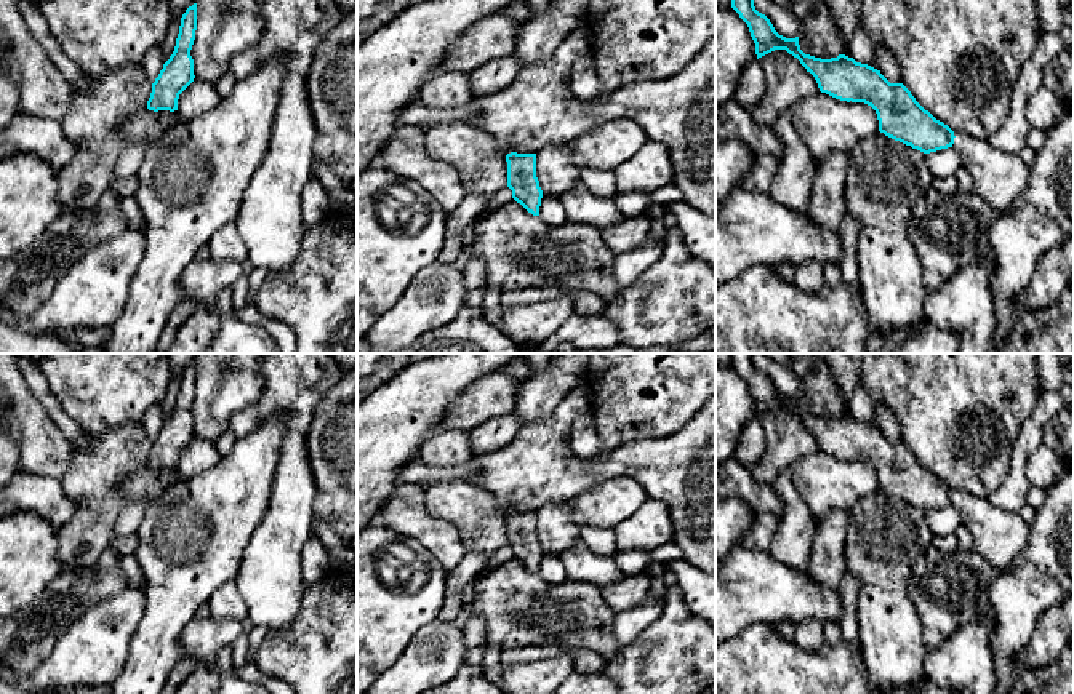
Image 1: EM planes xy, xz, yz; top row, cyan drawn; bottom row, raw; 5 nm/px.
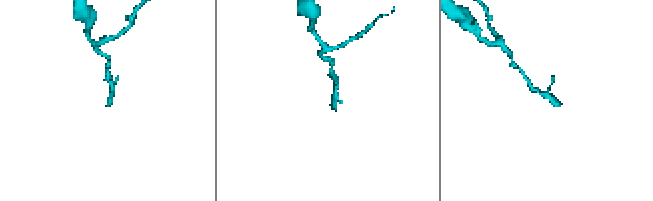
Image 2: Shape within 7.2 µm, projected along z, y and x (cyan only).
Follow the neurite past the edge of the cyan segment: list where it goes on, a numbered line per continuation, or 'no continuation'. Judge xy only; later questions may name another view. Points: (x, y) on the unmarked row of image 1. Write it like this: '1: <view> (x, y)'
no continuation

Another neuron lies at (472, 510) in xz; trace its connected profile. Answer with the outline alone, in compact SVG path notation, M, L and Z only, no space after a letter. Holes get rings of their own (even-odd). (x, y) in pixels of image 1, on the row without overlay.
M466 480L426 485L424 509L451 523L466 550L490 556L507 544L507 520L495 496Z

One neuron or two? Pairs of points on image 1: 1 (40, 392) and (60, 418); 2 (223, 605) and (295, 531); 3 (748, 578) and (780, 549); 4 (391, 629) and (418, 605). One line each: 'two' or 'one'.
1: one
2: two
3: two
4: one

